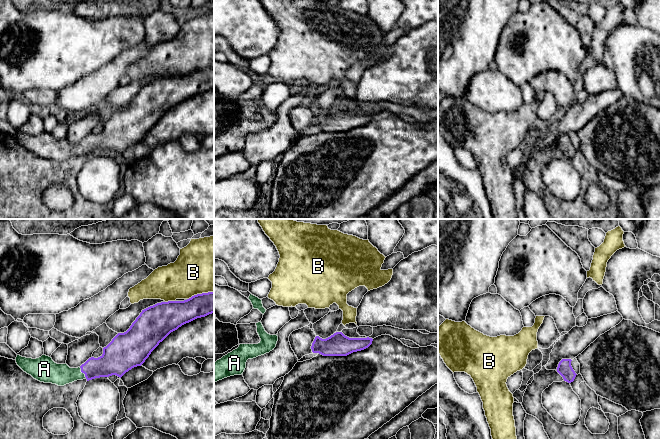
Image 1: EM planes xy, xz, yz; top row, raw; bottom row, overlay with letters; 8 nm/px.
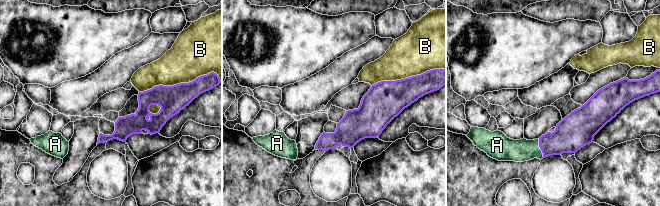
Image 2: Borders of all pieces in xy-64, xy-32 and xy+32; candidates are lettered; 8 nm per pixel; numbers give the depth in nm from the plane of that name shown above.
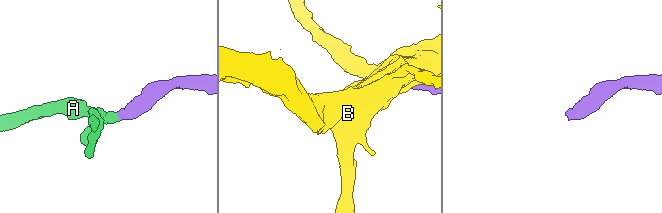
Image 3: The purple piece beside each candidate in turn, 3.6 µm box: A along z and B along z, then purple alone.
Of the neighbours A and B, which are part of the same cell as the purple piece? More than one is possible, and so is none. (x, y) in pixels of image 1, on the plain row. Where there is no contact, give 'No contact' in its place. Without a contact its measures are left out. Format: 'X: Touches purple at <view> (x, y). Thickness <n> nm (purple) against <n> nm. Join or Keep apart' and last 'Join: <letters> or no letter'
A: Touches purple at xy (83, 148). Thickness 200 nm (purple) against 180 nm. Join
B: Touches purple at xy (169, 77). Thickness 280 nm (purple) against 320 nm. Keep apart
Join: A

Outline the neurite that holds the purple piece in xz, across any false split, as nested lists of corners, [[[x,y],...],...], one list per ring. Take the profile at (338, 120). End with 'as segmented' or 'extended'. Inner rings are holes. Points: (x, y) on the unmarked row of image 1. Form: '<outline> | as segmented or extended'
[[[336,108],[326,115],[316,112],[311,125],[313,129],[323,132],[347,132],[361,127],[372,120],[372,114],[349,114],[342,108]]] | as segmented

